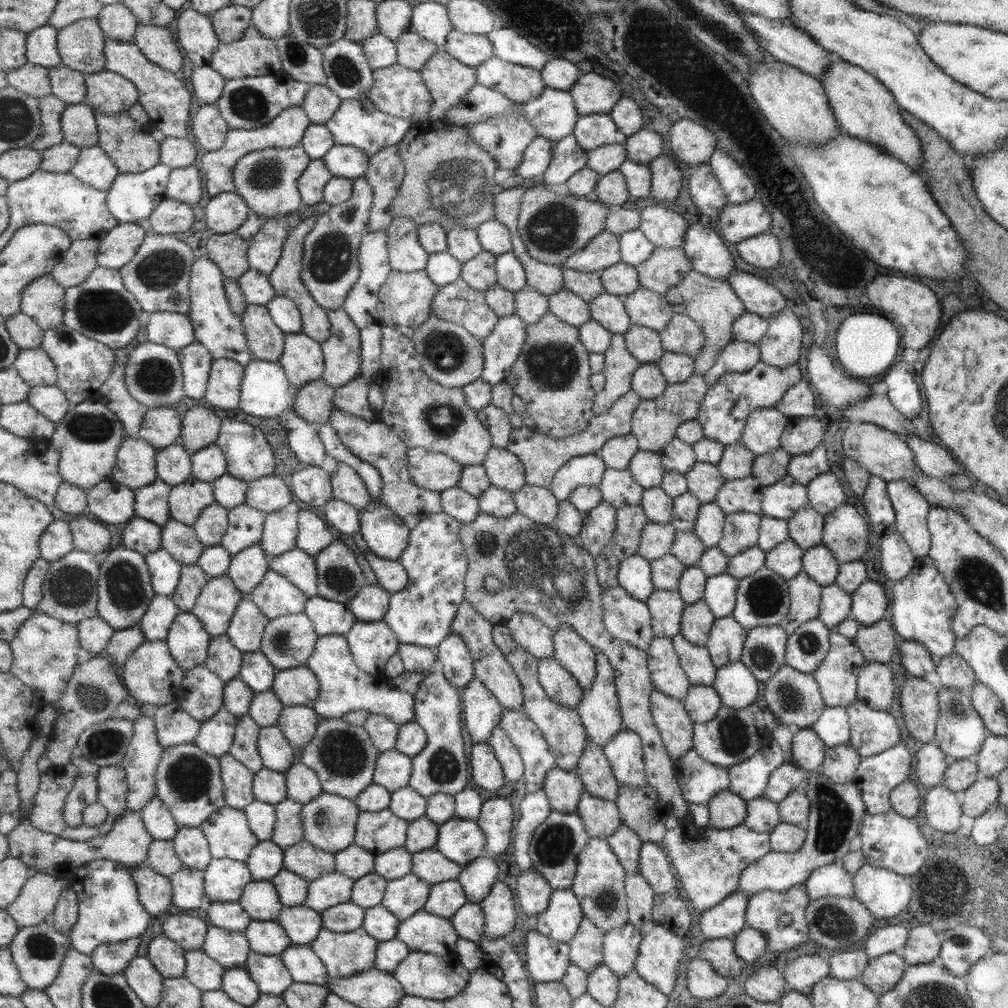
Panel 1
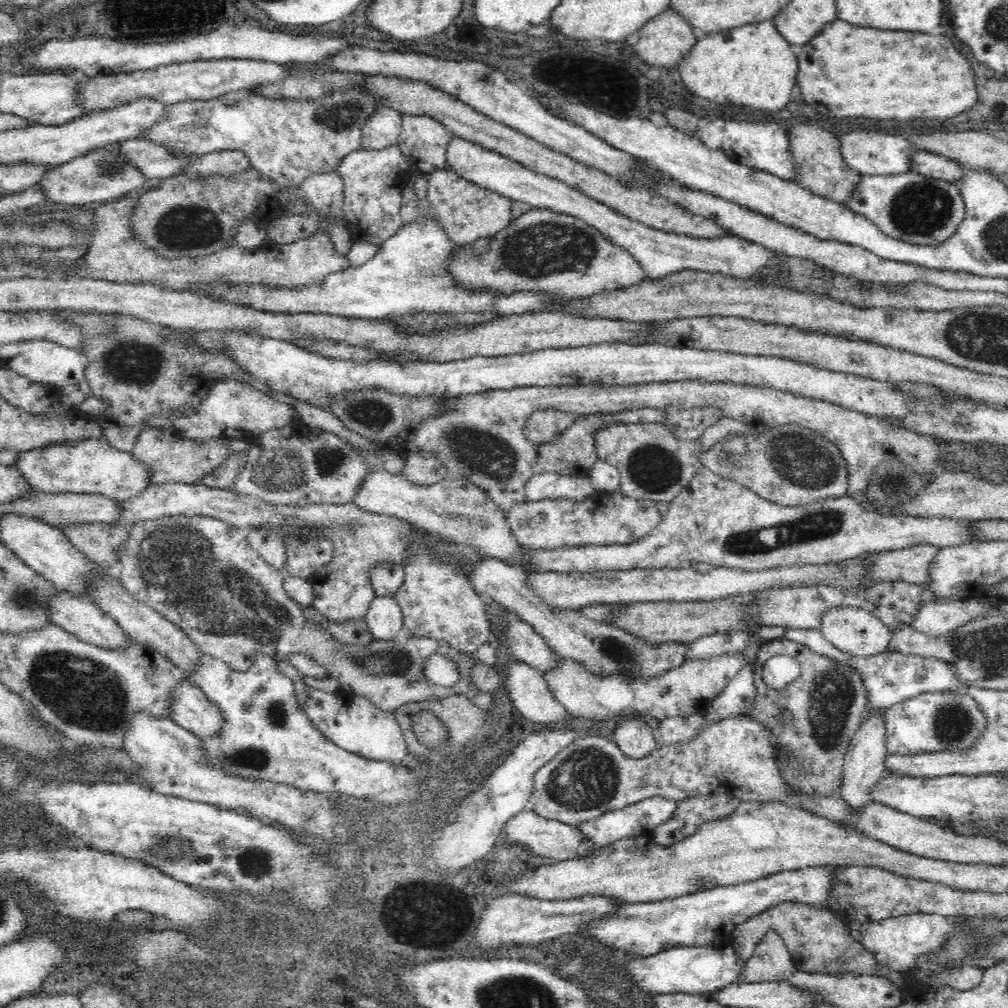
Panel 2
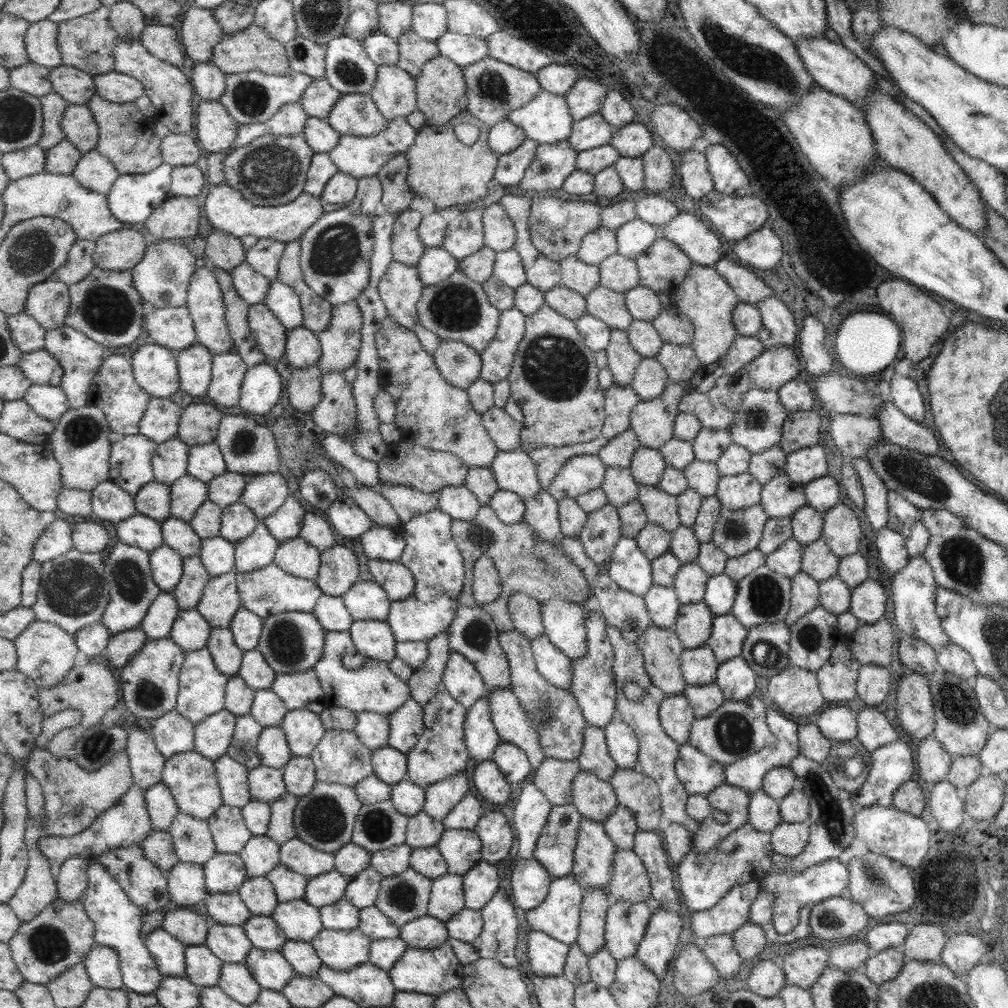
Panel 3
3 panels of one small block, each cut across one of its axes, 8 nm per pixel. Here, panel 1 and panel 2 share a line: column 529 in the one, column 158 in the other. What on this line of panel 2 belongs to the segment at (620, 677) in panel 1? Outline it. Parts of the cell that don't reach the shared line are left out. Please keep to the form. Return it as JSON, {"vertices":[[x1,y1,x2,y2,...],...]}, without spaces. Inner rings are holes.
{"vertices":[[176,515,136,522,128,528,126,542,118,548,117,574,125,589,140,602,157,610,164,618,177,624,206,654,222,659,235,671,248,670,254,664,254,652,265,651,278,661,290,654,312,654,318,662,324,662,329,674,341,683,343,692,350,691,365,696,384,711,396,710,406,702,420,702,432,698,446,698,450,694,474,692,469,682,470,657,450,646,445,640,430,637,410,636,404,642,376,640,366,646,340,645,331,640,330,633,318,629,318,625,306,621,304,605,287,595,284,574,265,562,247,541,245,529,224,522,210,515],[442,653,446,659,455,661,460,680,450,686,431,684,425,678,425,664,432,655]]}

